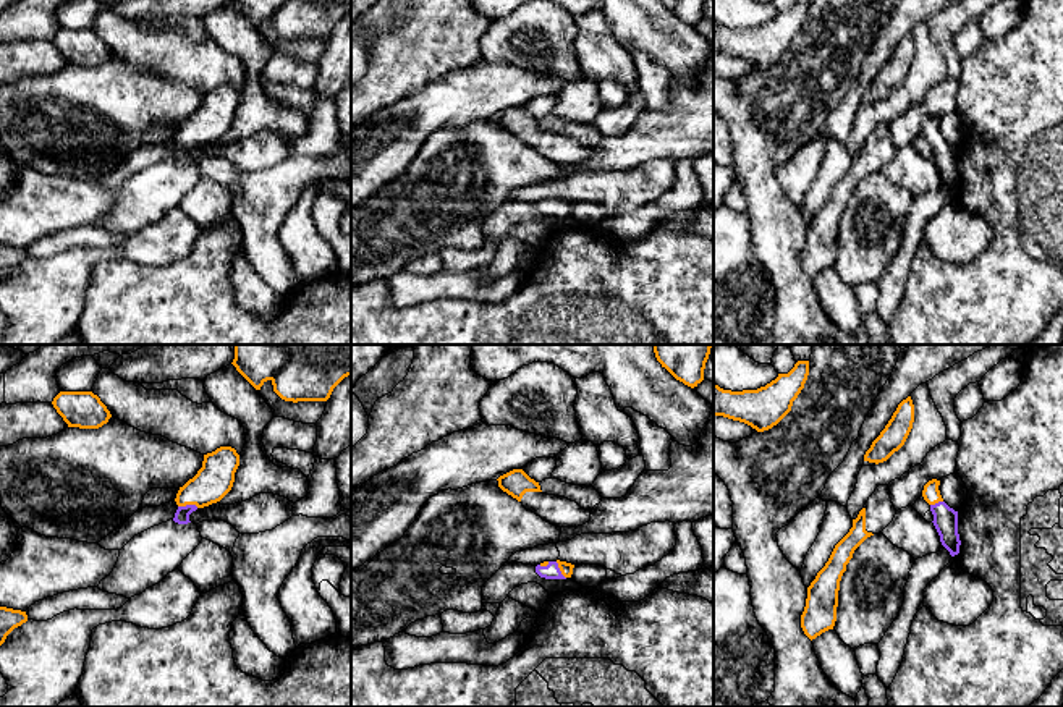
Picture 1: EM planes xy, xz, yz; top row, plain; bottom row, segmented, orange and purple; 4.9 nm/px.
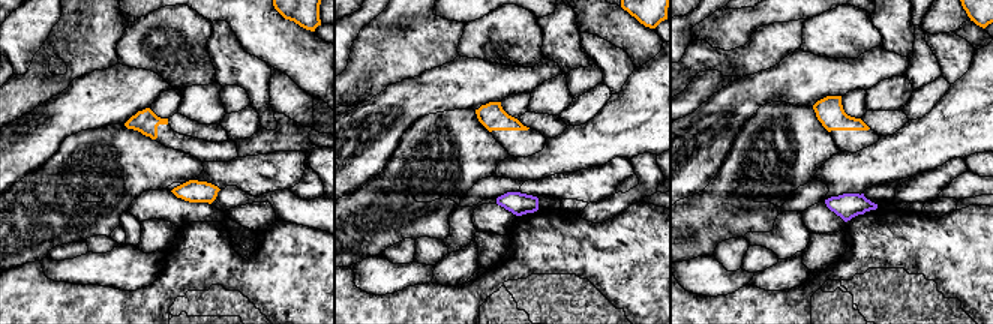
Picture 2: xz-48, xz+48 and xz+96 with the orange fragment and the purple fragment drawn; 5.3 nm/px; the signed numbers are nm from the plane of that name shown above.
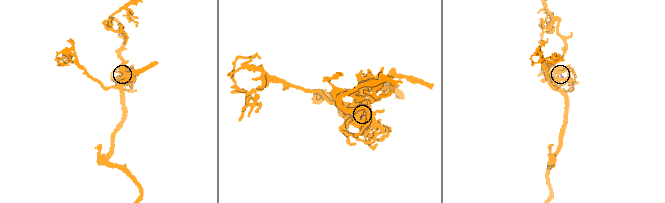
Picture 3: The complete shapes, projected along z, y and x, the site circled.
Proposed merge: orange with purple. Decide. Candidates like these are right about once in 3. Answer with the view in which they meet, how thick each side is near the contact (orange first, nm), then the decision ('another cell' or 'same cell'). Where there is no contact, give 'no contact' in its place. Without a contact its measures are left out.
xy | 180/80 nm | same cell

